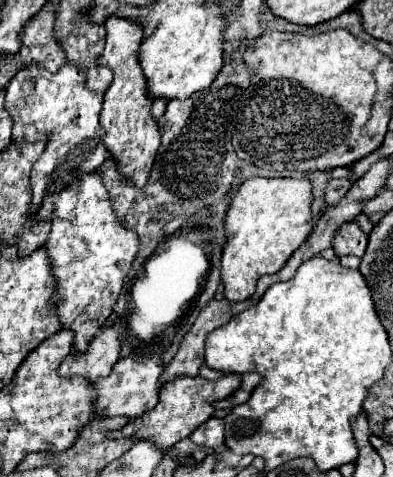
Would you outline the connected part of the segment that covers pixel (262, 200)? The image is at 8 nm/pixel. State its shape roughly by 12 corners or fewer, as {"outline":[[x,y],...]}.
{"outline":[[252,177],[226,213],[224,295],[312,235],[308,177]]}

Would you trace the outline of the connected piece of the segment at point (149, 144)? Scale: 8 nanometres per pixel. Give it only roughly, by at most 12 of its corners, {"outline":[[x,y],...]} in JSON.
{"outline":[[110,15],[100,111],[120,171],[144,185],[160,147],[138,55],[144,29]]}

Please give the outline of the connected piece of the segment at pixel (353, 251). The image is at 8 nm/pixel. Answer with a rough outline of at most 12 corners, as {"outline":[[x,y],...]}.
{"outline":[[344,223],[332,249],[342,255],[362,257],[368,235],[356,225]]}

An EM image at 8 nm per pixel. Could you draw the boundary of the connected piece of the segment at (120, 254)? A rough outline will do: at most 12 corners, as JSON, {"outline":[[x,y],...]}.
{"outline":[[100,171],[48,193],[58,315],[84,351],[140,237]]}

